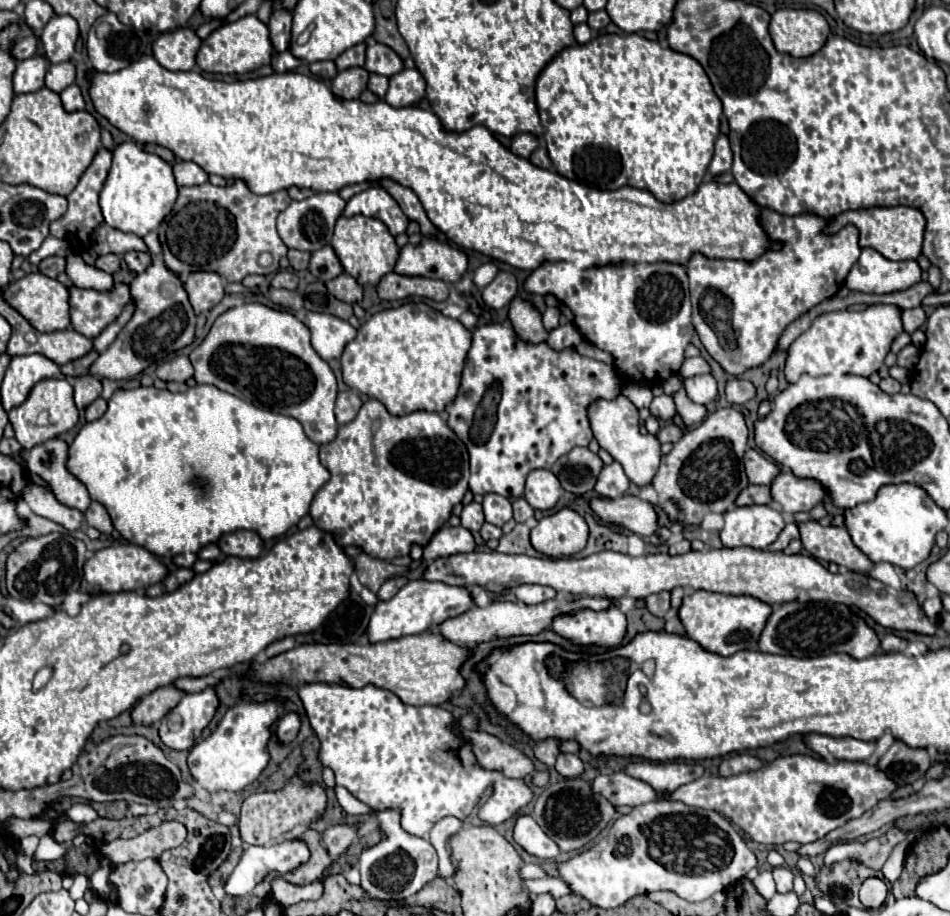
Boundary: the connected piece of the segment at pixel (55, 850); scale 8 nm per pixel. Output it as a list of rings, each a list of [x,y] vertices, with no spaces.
[[[47,834],[47,836],[41,838],[41,842],[39,842],[37,850],[35,850],[35,856],[37,856],[37,860],[57,860],[57,858],[61,858],[63,852],[67,852],[67,848],[71,848],[71,846],[75,846],[75,840],[69,842],[69,844],[61,844],[61,842],[57,842],[53,836]]]

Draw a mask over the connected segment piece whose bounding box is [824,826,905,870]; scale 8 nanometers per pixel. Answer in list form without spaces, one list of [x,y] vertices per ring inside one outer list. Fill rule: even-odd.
[[[891,826],[887,832],[879,834],[877,838],[865,840],[865,842],[831,846],[824,853],[824,864],[831,866],[839,860],[857,860],[857,862],[861,862],[873,870],[881,870],[887,856],[895,848],[895,844],[901,842],[903,838],[905,838],[905,834],[897,826]]]

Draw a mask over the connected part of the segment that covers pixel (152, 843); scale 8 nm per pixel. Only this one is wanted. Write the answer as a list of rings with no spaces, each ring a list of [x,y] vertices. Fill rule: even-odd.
[[[161,822],[161,826],[149,828],[143,834],[129,840],[113,840],[101,850],[111,858],[113,864],[129,860],[159,858],[165,850],[177,848],[185,840],[185,826],[181,822]]]

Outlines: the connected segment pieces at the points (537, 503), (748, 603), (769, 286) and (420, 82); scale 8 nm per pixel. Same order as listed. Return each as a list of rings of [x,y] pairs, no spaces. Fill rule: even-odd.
[[[533,470],[527,476],[525,500],[535,510],[551,510],[561,498],[561,484],[551,470]]]
[[[695,590],[683,598],[679,618],[695,642],[705,650],[717,652],[721,656],[731,656],[739,650],[757,650],[759,636],[771,616],[771,604],[753,598],[753,596],[733,596],[733,594],[715,594],[707,590]]]
[[[763,208],[761,222],[773,240],[783,242],[783,250],[769,250],[753,262],[709,260],[703,254],[693,254],[687,264],[693,326],[707,352],[725,372],[735,376],[767,362],[777,338],[793,320],[821,300],[835,296],[861,252],[855,226],[827,236],[823,232],[825,218],[813,214],[781,216],[769,208]]]
[[[403,68],[395,76],[389,78],[389,90],[385,94],[385,102],[401,108],[419,102],[425,96],[425,80],[417,68]]]

